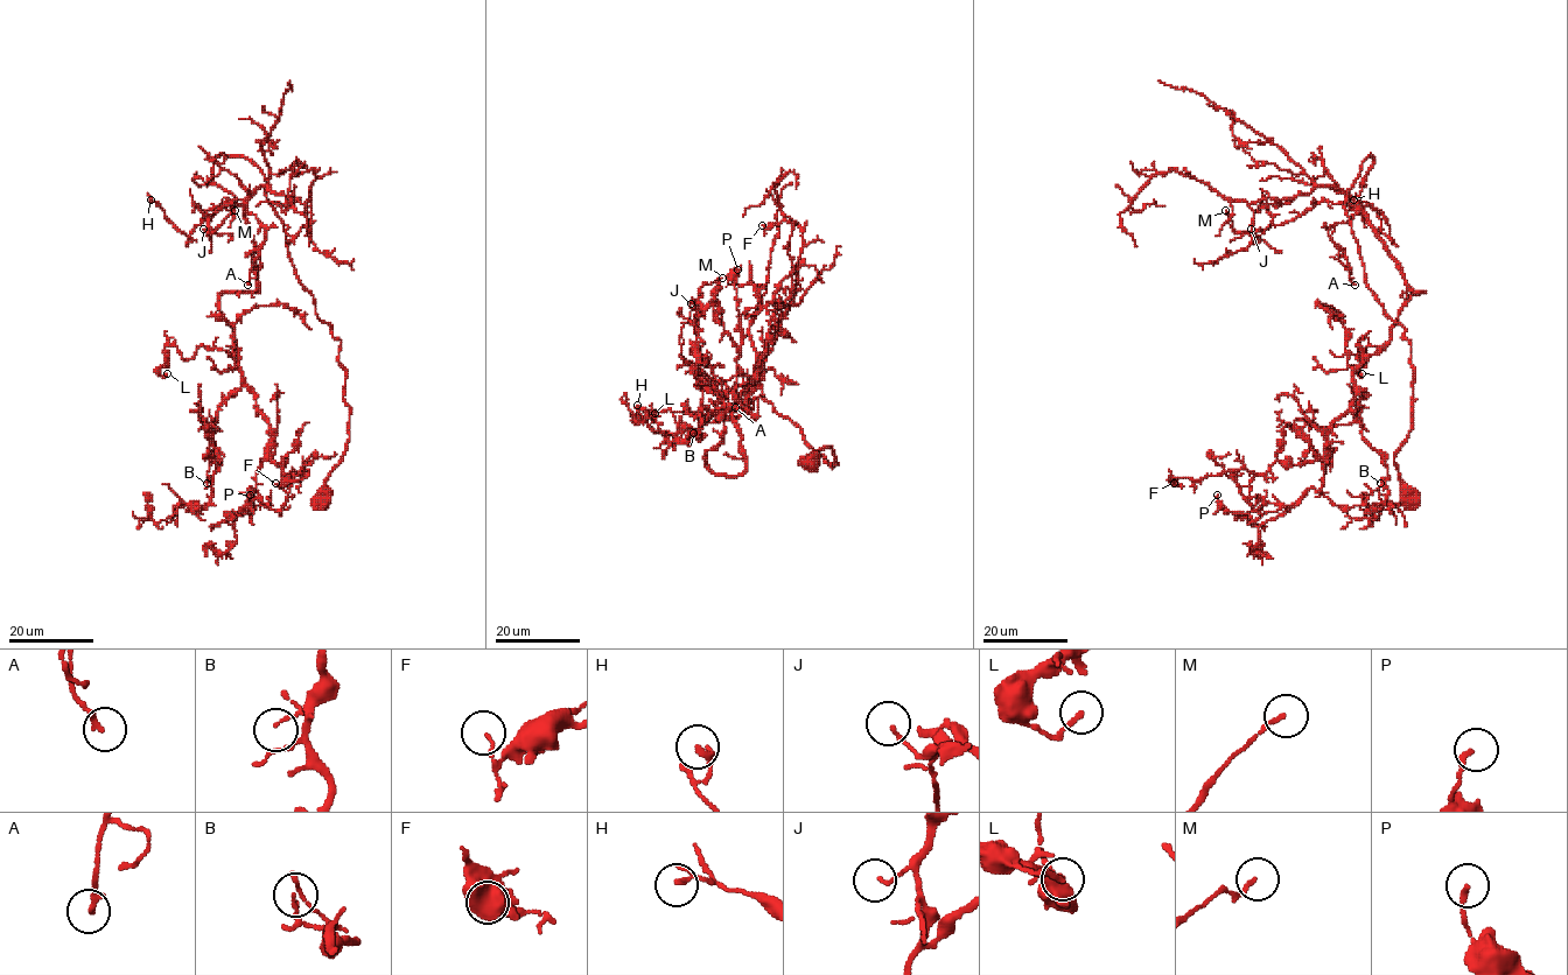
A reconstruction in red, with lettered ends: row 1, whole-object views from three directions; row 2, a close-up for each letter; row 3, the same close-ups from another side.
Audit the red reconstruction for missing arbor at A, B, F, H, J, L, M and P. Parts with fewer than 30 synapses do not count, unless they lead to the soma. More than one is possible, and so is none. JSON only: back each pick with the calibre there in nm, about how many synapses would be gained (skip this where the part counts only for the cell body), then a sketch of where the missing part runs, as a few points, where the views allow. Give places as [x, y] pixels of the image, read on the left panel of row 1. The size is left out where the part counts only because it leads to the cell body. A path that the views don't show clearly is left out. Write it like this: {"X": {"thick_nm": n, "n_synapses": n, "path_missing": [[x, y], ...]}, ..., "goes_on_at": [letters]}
{"goes_on_at": []}

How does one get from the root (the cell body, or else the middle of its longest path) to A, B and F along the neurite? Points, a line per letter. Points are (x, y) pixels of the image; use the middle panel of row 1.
A: (813, 462), (833, 448), (831, 465), (761, 397), (734, 419), (699, 420), (739, 409), (751, 380), (735, 407)
B: (813, 462), (833, 448), (761, 397), (699, 418), (732, 409), (740, 474), (706, 463), (728, 405), (693, 433)
F: (813, 462), (758, 397), (699, 418), (732, 409), (746, 469), (706, 463), (792, 289), (793, 225), (762, 225)

